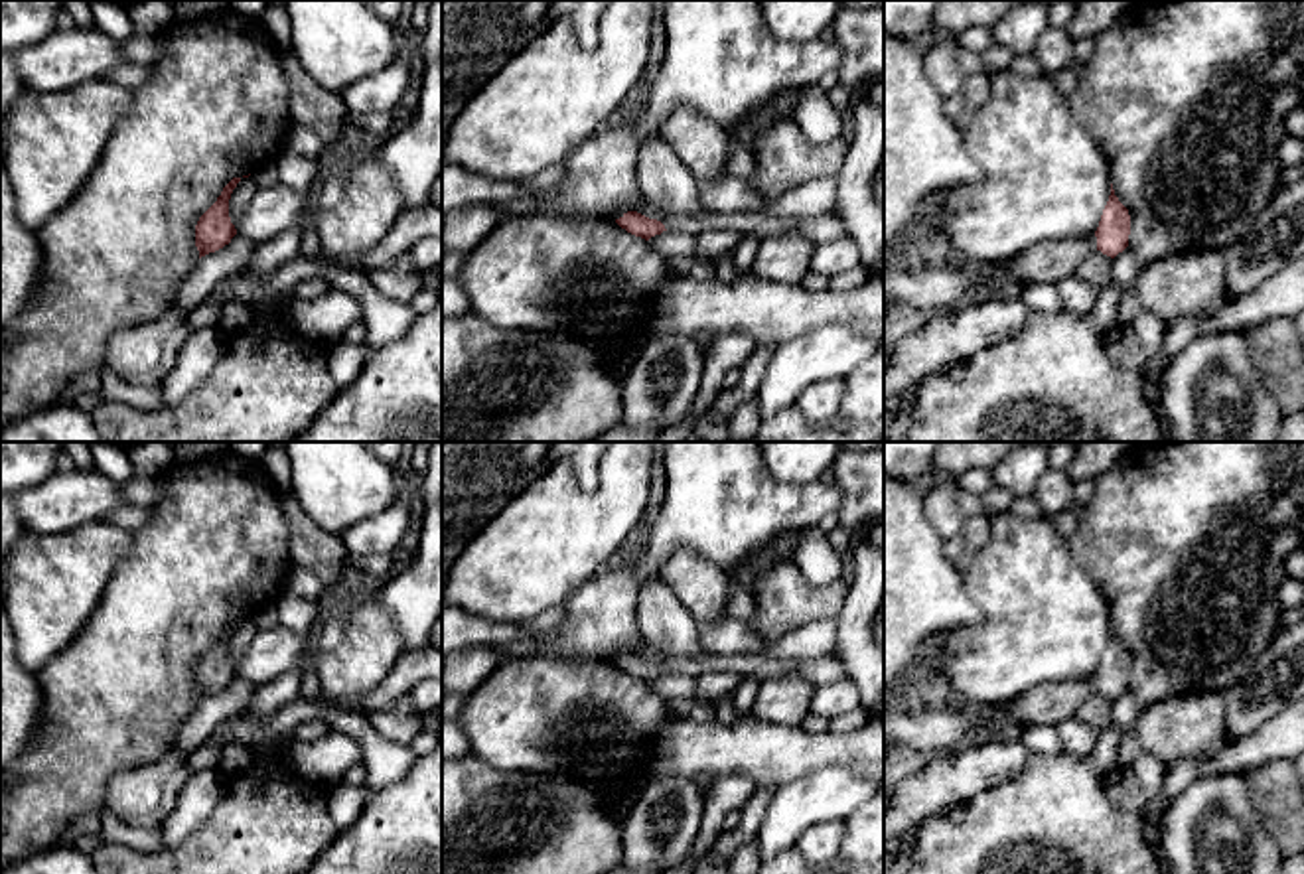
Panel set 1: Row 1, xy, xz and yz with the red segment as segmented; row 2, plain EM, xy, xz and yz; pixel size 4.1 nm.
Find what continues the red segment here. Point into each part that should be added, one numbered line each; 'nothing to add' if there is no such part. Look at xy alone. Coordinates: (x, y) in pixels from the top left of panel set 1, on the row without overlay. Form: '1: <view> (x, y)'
nothing to add

